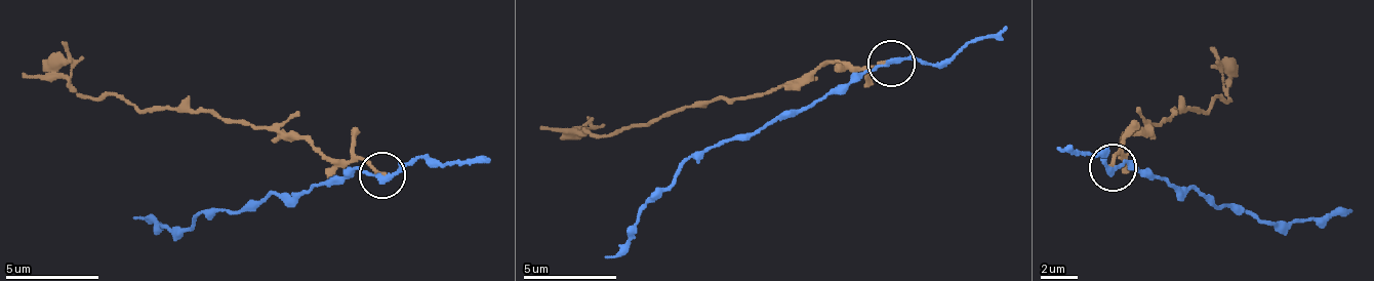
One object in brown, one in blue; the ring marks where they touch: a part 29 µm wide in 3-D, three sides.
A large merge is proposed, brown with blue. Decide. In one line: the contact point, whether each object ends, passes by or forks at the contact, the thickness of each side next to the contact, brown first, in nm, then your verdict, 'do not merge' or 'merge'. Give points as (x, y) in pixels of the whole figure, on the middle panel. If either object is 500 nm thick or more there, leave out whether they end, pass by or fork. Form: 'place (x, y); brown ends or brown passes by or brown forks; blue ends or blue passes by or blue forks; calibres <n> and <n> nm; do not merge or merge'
place (891, 63); brown ends; blue passes by; calibres 220 and 240 nm; do not merge

